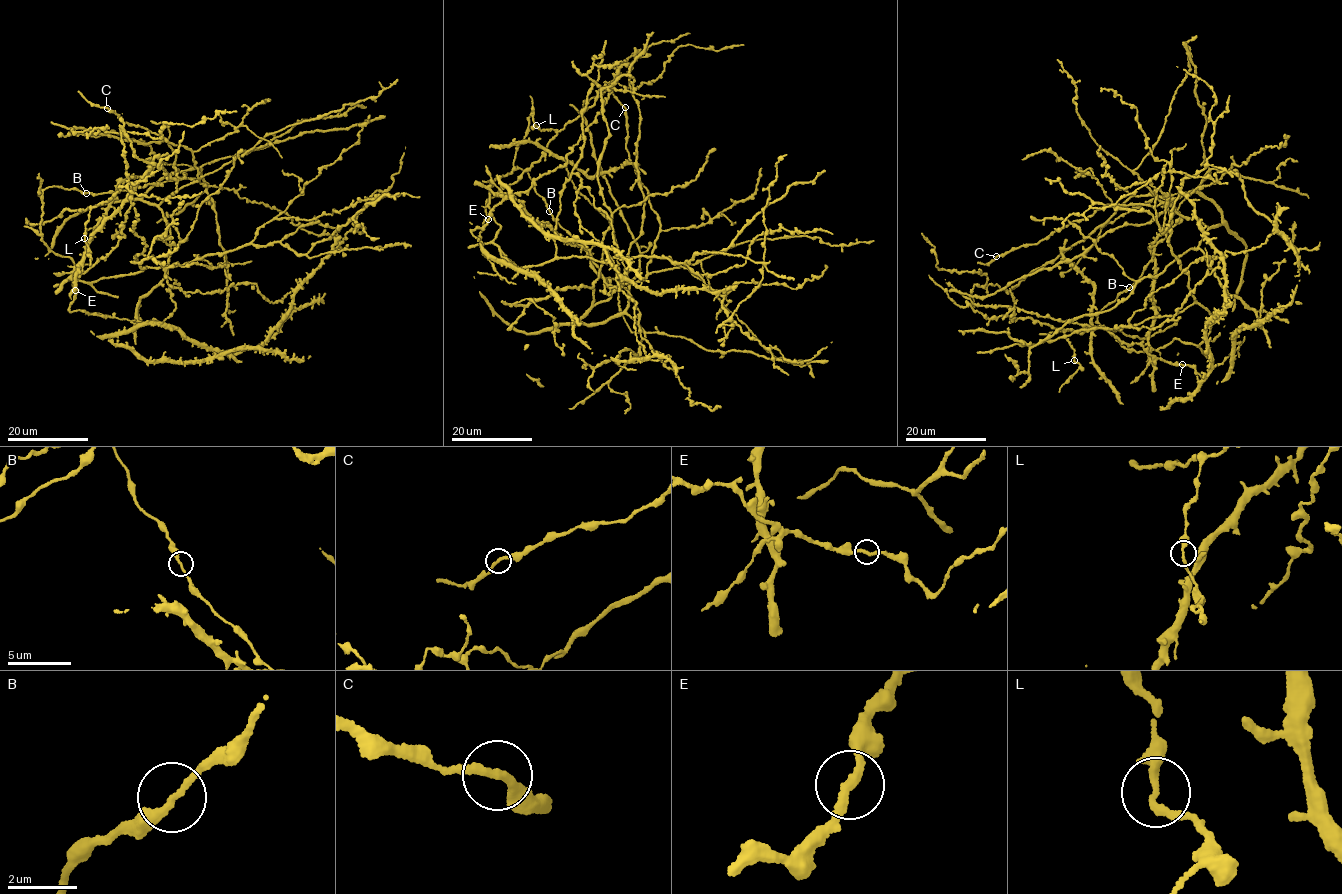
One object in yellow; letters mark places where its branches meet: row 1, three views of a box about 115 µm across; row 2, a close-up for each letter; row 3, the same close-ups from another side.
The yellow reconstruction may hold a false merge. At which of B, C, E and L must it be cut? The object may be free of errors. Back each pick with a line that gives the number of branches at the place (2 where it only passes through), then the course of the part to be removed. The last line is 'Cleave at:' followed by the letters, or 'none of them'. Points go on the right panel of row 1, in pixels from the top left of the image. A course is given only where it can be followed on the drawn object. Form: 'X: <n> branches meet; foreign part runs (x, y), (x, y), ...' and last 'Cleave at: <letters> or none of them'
Cleave at: none of them

